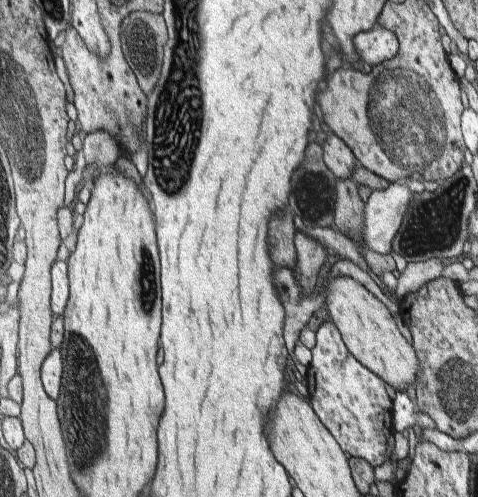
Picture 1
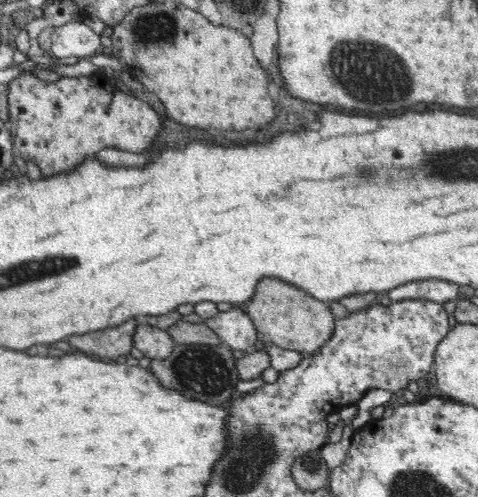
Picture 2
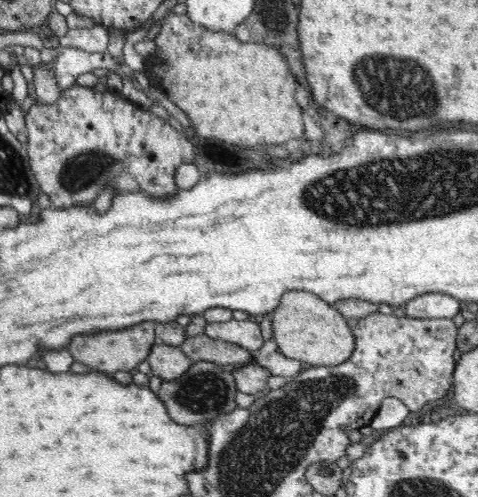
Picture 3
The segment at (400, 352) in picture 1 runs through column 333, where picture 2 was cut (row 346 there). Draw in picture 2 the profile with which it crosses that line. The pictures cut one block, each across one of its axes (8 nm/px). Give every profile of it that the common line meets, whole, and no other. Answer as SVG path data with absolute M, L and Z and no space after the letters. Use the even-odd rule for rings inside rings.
M264 278L256 284L258 296L244 306L246 314L254 320L258 332L266 336L266 340L274 342L284 350L296 350L302 356L314 356L332 340L336 334L336 320L332 316L330 304L312 298L312 294L298 290L276 278Z

